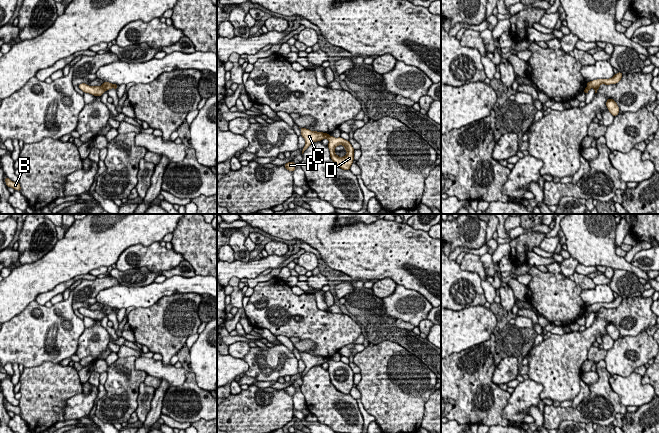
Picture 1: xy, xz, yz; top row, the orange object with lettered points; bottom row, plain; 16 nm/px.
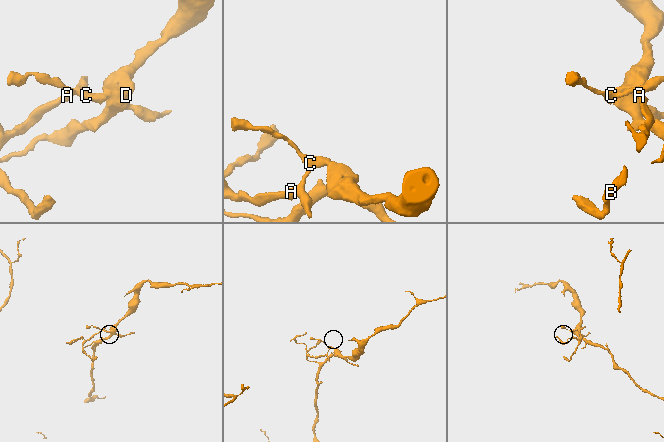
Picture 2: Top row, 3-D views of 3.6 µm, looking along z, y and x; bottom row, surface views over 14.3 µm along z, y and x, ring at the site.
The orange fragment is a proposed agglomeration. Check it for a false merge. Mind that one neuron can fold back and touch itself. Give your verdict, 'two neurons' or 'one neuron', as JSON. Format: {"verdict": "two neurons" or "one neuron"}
{"verdict": "two neurons"}

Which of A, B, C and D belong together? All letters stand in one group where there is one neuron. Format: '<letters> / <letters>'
A B C / D

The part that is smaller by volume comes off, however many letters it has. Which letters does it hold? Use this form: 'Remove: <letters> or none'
Remove: A, B, C

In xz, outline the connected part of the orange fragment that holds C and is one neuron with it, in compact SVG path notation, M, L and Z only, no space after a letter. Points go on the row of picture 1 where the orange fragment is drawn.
M300 128L301 136L305 139L305 146L303 147L302 154L304 151L314 142L322 141L327 139L330 135L323 132L311 131L306 128Z

